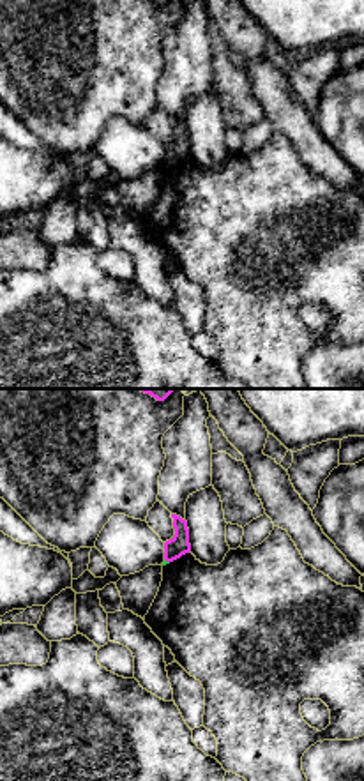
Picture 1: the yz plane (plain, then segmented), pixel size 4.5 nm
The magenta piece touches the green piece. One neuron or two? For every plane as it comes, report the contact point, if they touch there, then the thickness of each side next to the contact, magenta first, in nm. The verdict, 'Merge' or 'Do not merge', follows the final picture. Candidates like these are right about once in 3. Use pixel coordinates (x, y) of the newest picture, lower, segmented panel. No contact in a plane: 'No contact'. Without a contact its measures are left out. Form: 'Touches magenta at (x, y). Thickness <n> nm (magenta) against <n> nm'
Touches magenta at (166, 561). Thickness 90 nm (magenta) against 20 nm

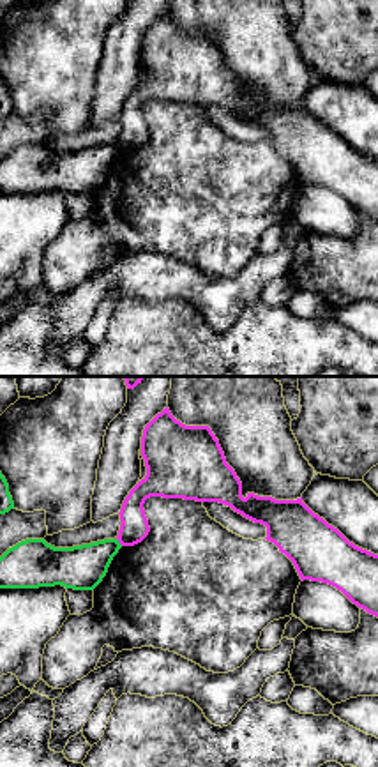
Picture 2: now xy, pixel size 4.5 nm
Touches magenta at (119, 541). Thickness 130 nm (magenta) against 200 nm

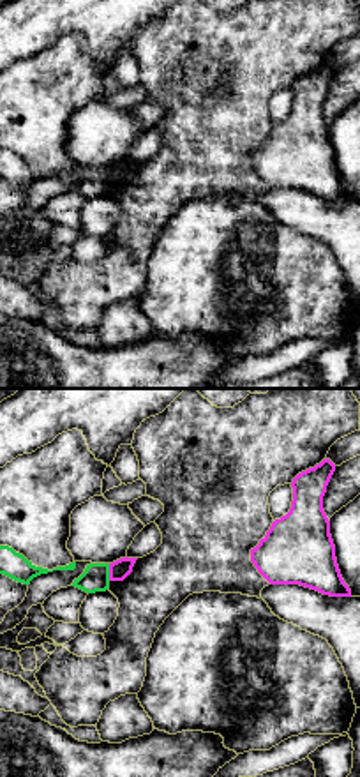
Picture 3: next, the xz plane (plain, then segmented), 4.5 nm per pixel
Touches magenta at (110, 573). Thickness 90 nm (magenta) against 130 nm

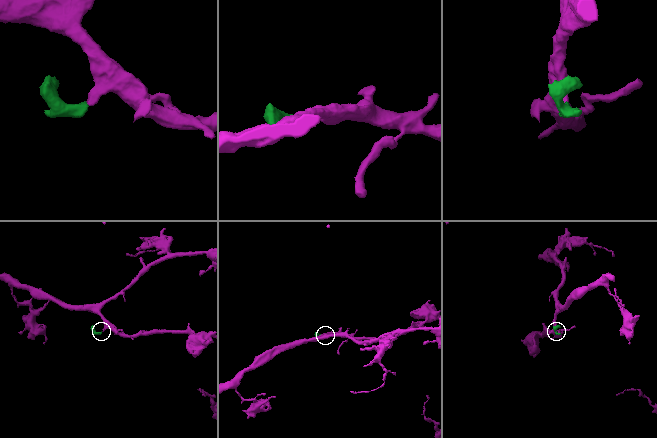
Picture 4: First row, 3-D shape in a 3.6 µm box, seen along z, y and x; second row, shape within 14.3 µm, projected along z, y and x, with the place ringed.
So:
Do not merge

